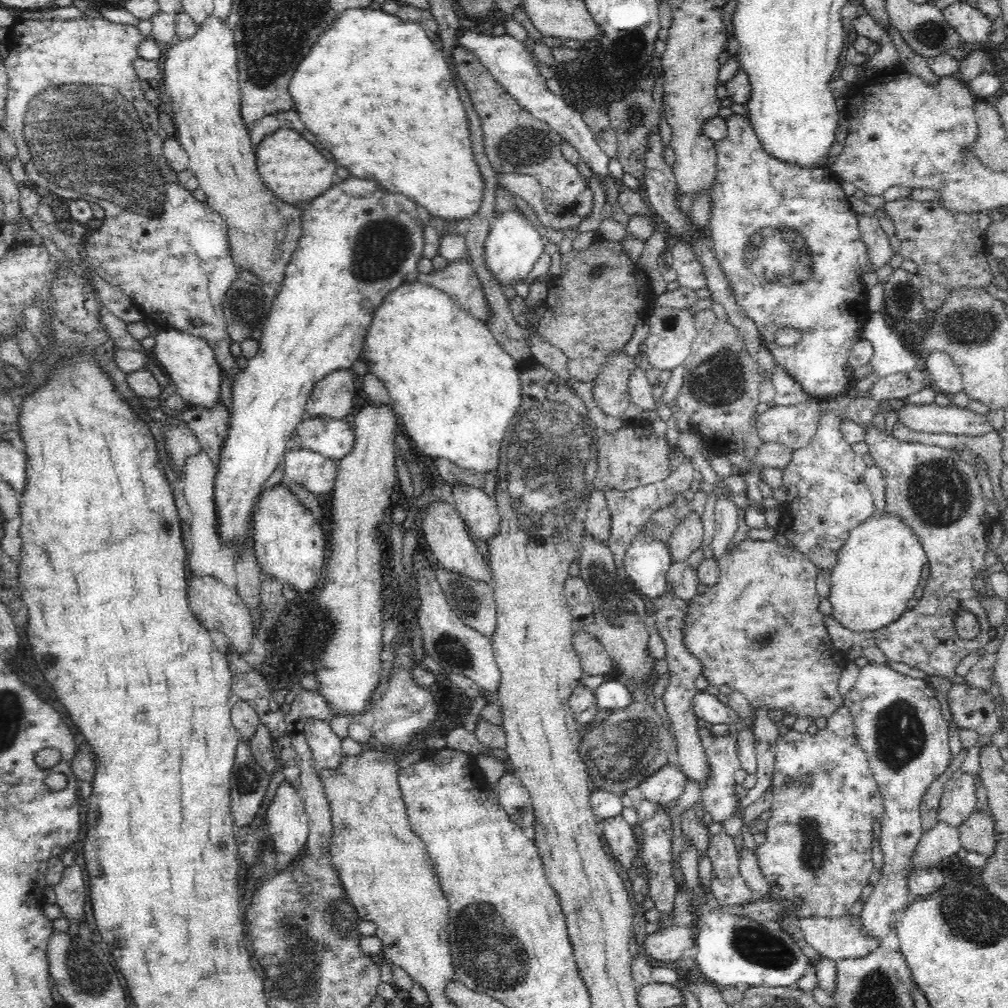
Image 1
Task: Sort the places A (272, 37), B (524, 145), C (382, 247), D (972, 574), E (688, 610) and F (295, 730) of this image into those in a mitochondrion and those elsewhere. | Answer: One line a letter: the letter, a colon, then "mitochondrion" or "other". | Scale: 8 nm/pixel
A: mitochondrion
B: mitochondrion
C: mitochondrion
D: other
E: other
F: other

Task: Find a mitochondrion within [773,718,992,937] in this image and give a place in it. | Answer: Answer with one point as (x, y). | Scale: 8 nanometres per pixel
(814, 851)

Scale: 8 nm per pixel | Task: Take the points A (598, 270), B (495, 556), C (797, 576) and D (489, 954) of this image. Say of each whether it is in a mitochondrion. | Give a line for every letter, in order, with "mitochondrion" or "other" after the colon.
A: mitochondrion
B: other
C: other
D: mitochondrion

